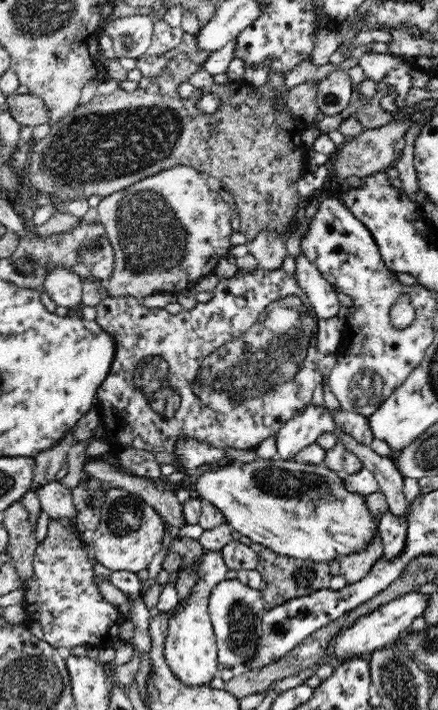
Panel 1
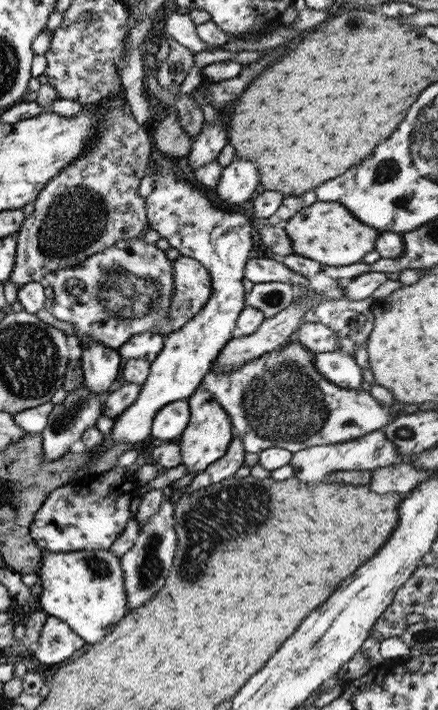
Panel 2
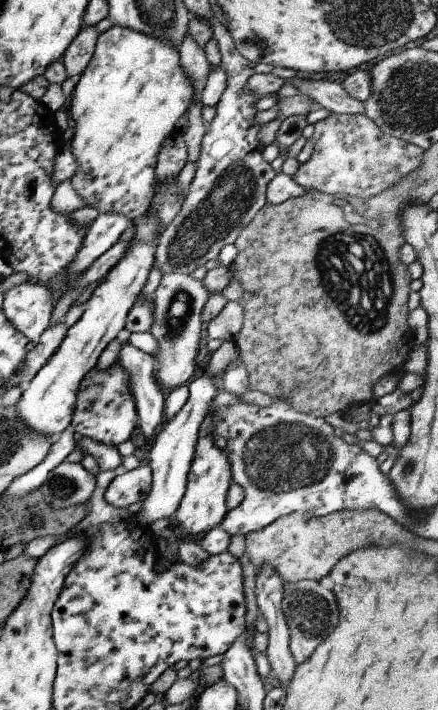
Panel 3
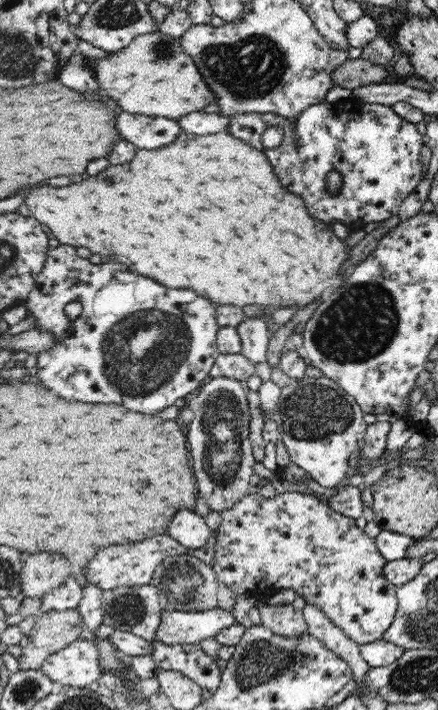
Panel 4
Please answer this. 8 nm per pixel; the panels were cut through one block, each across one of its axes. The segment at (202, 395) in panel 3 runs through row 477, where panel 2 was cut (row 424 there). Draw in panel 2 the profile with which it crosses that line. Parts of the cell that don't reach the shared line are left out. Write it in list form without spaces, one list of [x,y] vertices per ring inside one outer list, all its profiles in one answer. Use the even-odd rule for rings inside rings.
[[[188,399],[175,400],[163,406],[153,418],[151,438],[175,442],[190,422]]]

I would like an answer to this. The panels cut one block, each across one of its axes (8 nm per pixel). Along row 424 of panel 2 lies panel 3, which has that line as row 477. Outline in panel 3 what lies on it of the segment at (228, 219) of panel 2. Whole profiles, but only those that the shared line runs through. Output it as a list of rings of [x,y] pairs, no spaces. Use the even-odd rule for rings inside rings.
[[[149,463],[140,464],[139,467],[127,472],[119,471],[108,484],[104,498],[108,504],[117,509],[126,510],[139,500],[145,500],[152,484],[152,471]]]

